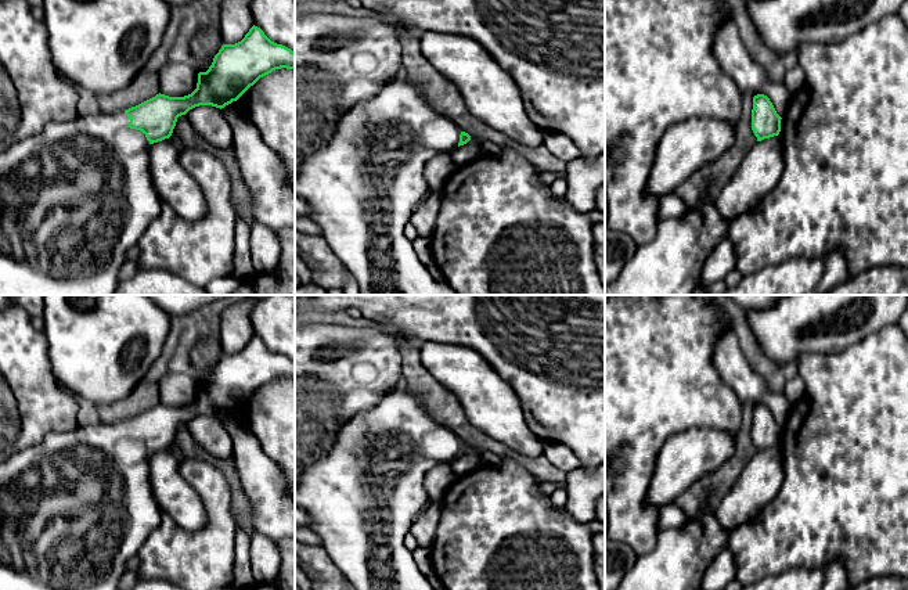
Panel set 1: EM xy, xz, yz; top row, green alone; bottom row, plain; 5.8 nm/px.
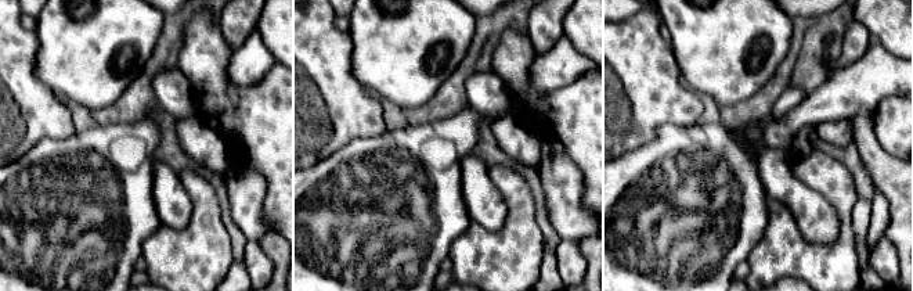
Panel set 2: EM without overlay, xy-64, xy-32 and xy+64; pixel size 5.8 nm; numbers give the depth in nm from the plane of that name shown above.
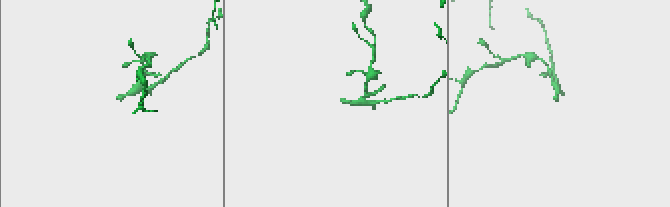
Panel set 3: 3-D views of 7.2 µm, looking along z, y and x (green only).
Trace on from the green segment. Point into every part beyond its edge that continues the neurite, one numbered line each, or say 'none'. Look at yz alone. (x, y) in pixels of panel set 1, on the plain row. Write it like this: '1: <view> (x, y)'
none

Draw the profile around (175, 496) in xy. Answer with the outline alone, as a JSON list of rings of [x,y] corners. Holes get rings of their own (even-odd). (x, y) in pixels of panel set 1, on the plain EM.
[[[170,449],[149,454],[149,481],[161,511],[169,514],[184,530],[195,532],[206,521],[205,506],[179,471],[179,460]]]

